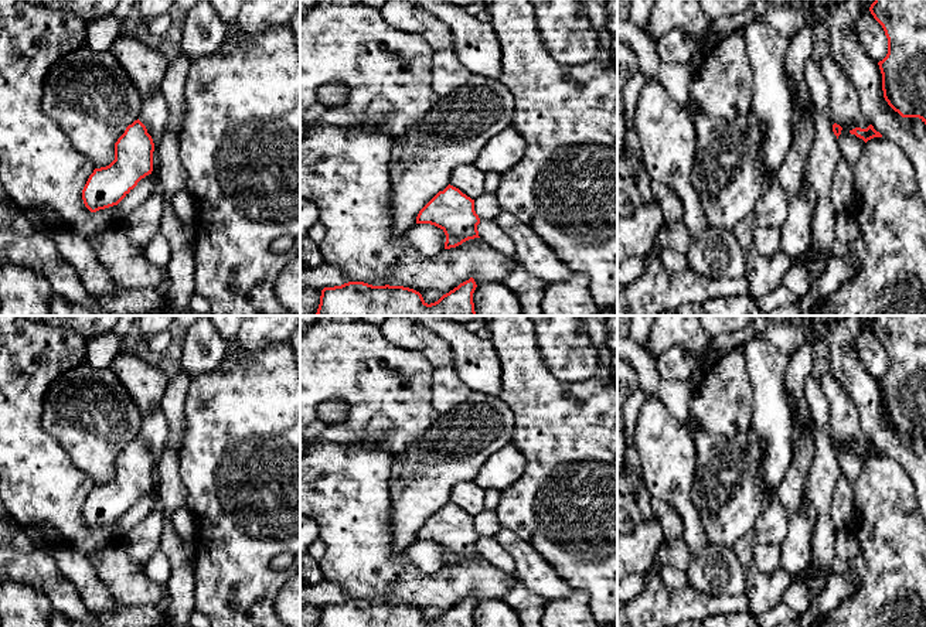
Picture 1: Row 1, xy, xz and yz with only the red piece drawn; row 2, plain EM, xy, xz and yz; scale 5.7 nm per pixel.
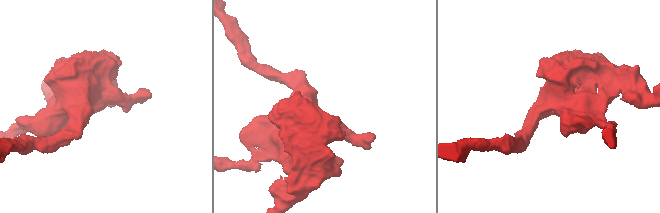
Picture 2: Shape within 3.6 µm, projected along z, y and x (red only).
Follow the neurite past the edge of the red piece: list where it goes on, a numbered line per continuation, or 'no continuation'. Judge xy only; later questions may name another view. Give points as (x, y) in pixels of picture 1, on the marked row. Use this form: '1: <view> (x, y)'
no continuation

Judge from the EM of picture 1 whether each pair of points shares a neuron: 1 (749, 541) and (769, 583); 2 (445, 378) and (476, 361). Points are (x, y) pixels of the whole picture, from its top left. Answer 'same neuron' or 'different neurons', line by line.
1: same neuron
2: different neurons

